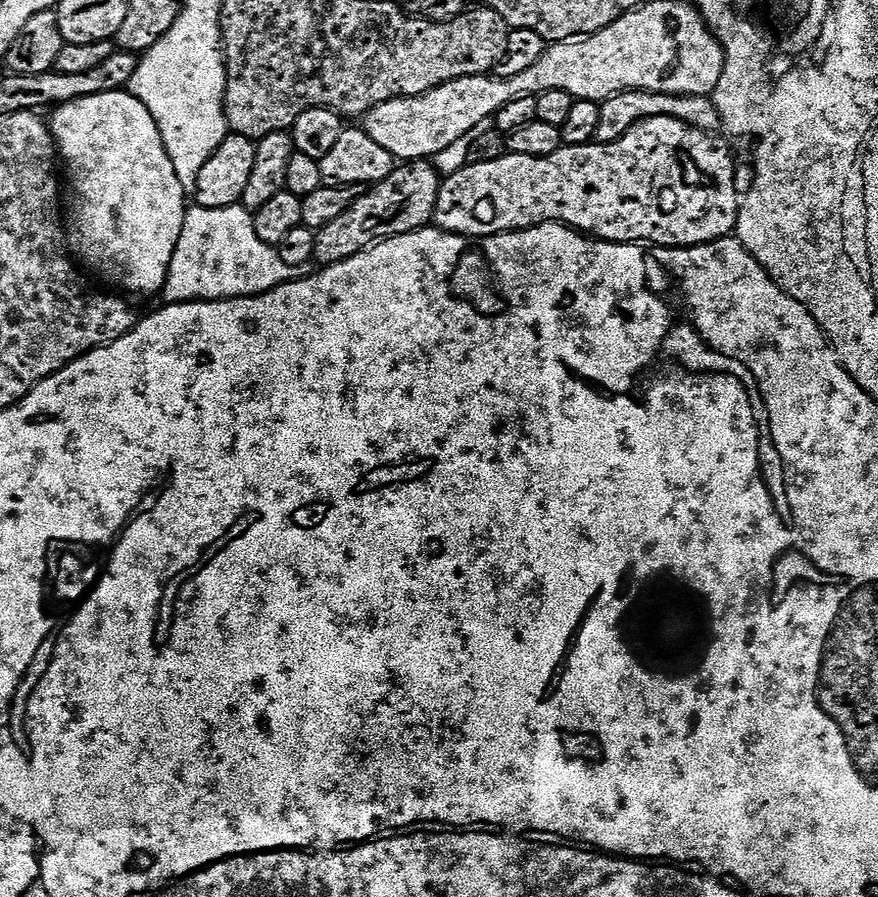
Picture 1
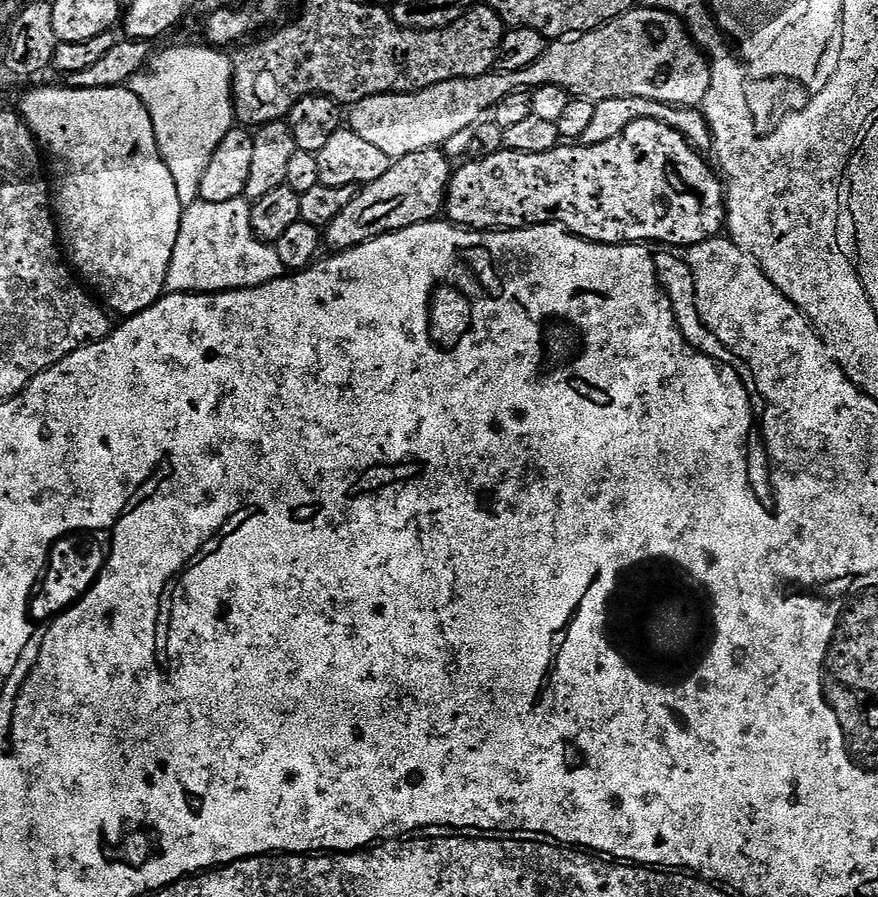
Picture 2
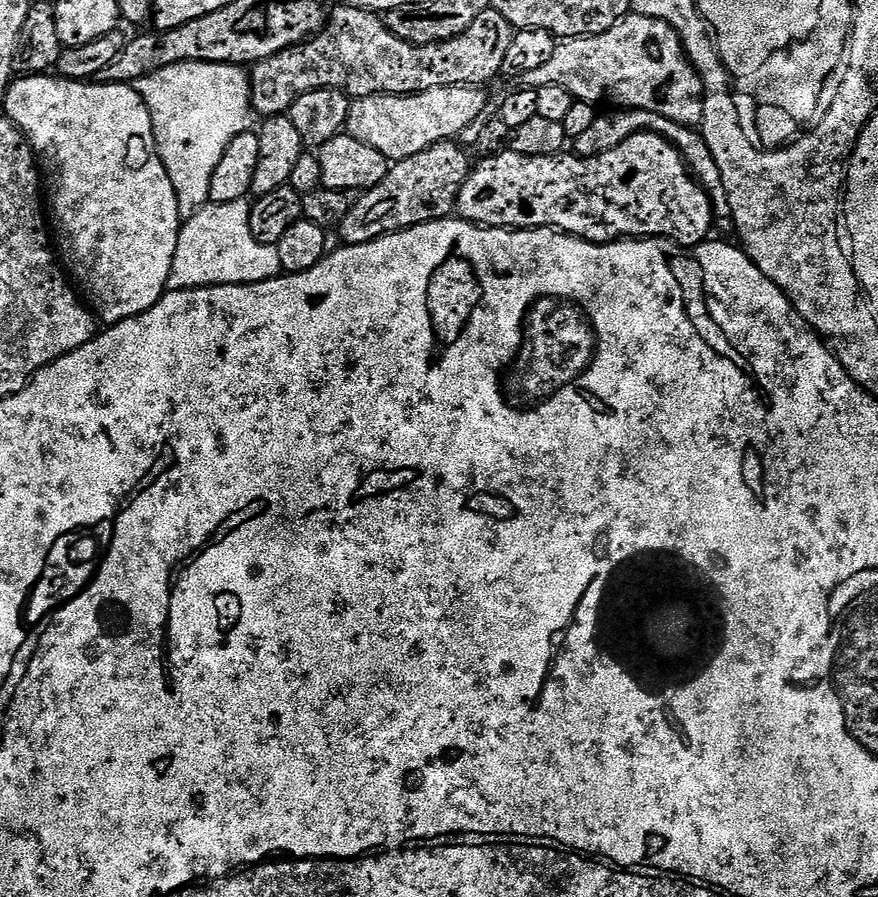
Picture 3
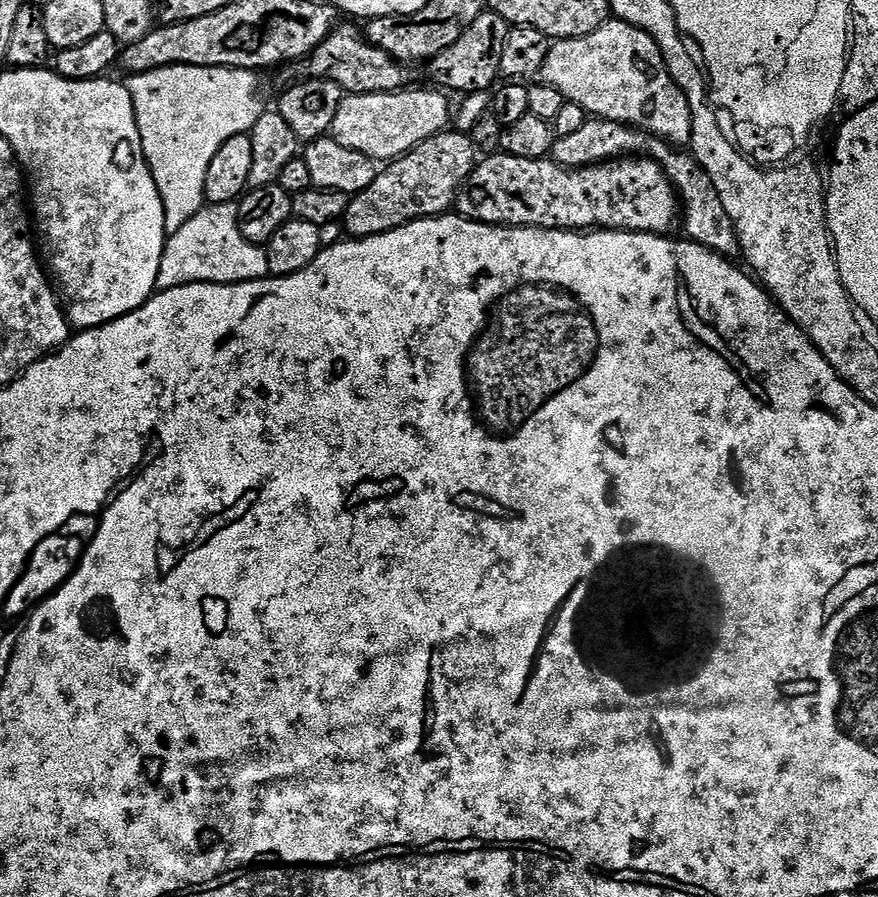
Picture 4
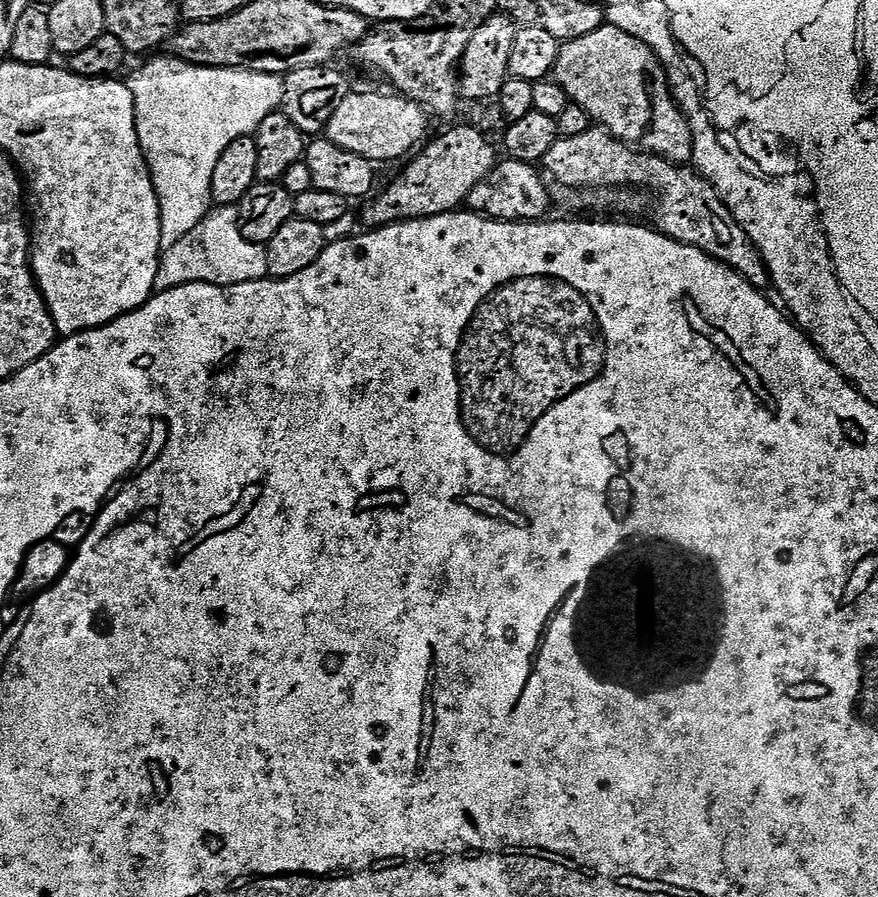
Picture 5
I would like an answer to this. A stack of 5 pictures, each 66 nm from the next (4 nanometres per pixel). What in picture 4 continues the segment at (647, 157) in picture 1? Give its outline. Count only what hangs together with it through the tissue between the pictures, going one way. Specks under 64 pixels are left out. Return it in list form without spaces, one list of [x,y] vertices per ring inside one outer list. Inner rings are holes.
[[[492,154],[481,159],[468,178],[458,197],[458,212],[469,220],[480,220],[484,224],[495,224],[497,226],[511,226],[513,228],[562,228],[565,230],[619,230],[622,232],[650,232],[653,234],[664,234],[668,227],[676,220],[676,215],[681,215],[682,201],[677,193],[676,186],[671,175],[664,173],[664,168],[656,160],[624,160],[628,158],[617,158],[606,164],[594,164],[591,168],[566,168],[563,164],[557,164],[551,158],[543,160],[531,160],[530,158],[518,158],[507,154]]]

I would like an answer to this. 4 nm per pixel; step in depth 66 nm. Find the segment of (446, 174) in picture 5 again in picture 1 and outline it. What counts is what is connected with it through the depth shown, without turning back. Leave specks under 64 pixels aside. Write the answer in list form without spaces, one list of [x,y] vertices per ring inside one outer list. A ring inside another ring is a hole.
[[[414,160],[401,163],[382,182],[365,190],[346,214],[318,229],[314,242],[315,263],[320,266],[337,264],[381,240],[429,227],[436,215],[441,183],[442,176],[432,162]]]

